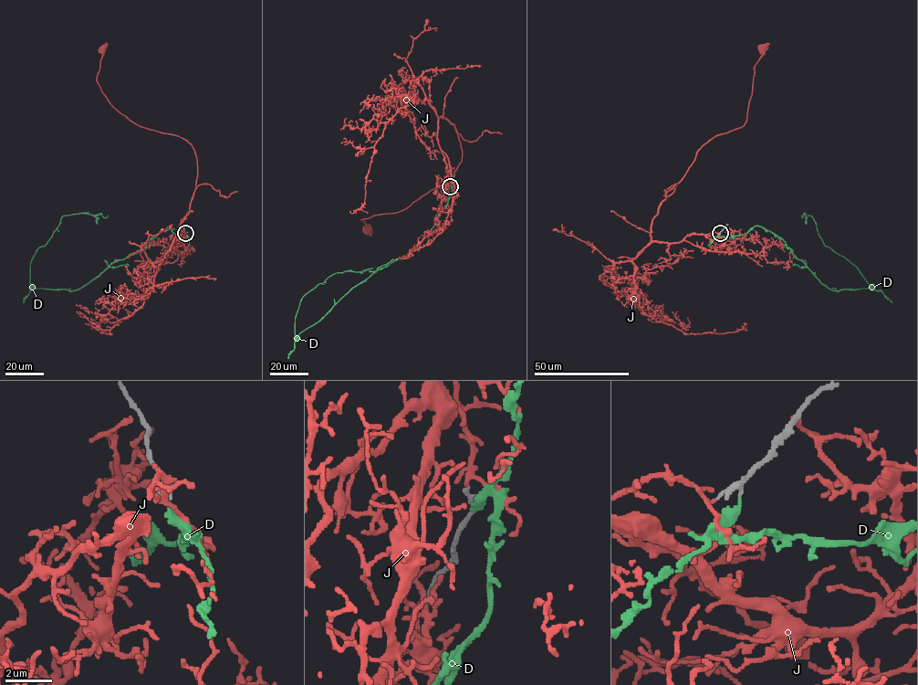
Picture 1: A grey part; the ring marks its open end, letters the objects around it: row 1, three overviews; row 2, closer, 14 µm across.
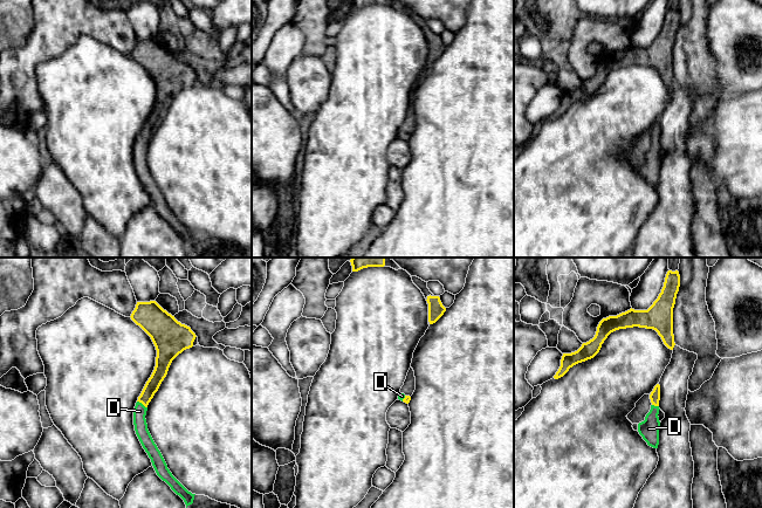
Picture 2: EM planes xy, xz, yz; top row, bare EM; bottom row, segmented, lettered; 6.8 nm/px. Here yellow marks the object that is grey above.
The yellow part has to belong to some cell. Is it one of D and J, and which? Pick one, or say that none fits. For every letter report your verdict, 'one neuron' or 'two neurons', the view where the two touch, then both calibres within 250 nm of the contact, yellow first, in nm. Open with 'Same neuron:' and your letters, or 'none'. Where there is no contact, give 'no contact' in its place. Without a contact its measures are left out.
Same neuron: D
D: one neuron; contact in xy; calibres 90 and 90 nm
J: two neurons; no contact

